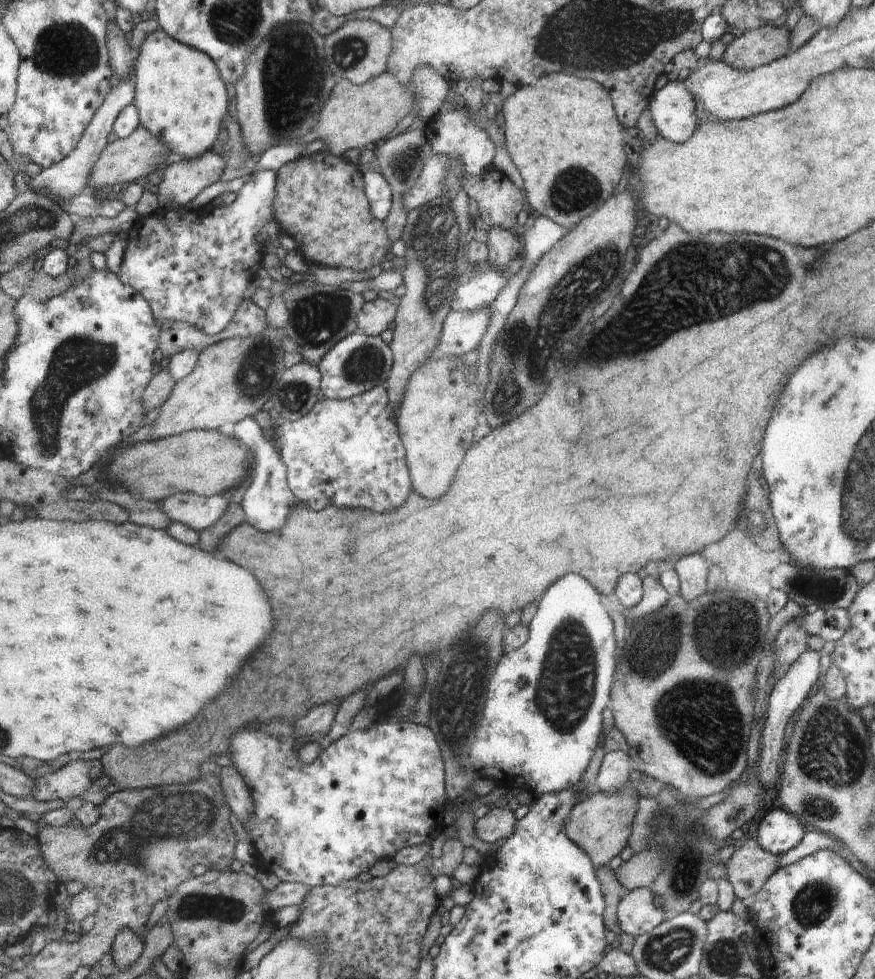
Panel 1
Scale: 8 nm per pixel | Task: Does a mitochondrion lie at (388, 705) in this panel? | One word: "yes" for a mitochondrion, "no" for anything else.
no

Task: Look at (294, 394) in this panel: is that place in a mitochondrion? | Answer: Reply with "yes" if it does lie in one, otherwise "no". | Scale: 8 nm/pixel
yes

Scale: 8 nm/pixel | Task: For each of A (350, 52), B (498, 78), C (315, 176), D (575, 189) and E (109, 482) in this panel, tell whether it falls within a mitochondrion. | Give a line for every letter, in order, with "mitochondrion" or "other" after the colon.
A: mitochondrion
B: other
C: other
D: mitochondrion
E: other

